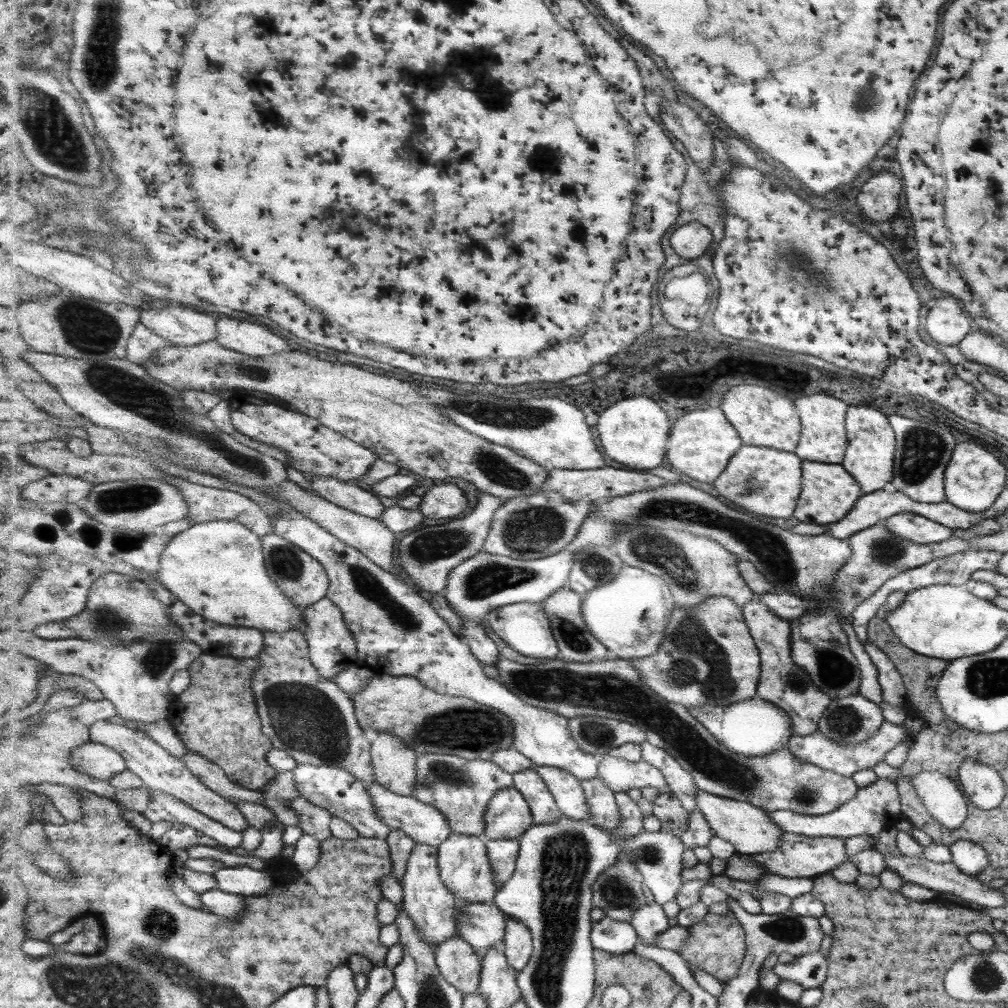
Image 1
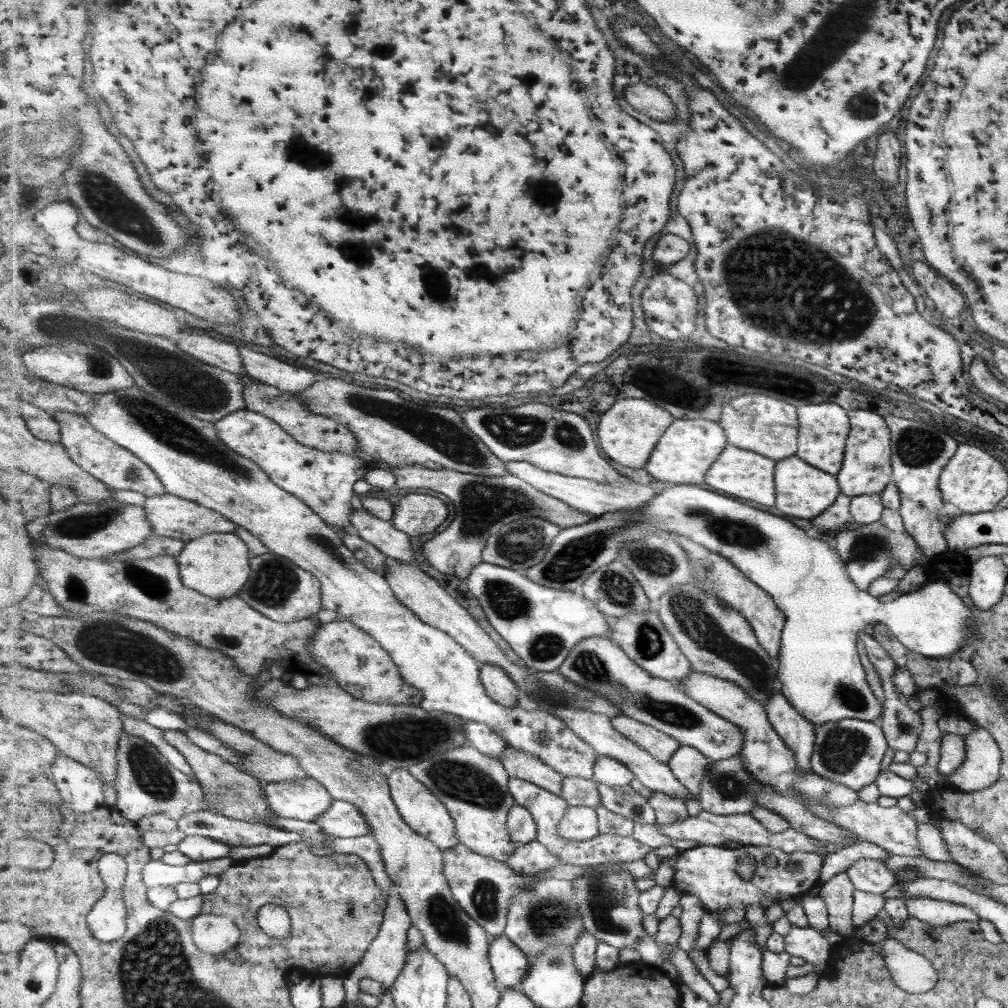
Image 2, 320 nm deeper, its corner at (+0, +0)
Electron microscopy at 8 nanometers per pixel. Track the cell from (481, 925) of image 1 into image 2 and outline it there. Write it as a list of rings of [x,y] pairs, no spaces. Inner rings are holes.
[[[505,934],[491,938],[490,963],[500,990],[510,986],[521,988],[521,982],[530,971],[528,956]]]

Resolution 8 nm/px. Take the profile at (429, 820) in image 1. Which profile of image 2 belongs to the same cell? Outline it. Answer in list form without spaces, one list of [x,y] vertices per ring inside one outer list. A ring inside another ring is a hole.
[[[335,800],[327,814],[314,821],[321,829],[335,838],[354,838],[371,834],[371,827],[359,808],[345,800]]]

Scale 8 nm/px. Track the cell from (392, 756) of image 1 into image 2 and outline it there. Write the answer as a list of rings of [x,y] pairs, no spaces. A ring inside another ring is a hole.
[[[390,768],[388,781],[390,784],[391,795],[395,805],[398,806],[403,816],[403,820],[427,839],[439,846],[439,849],[445,851],[455,848],[460,844],[457,834],[455,834],[455,822],[446,805],[439,797],[431,792],[418,778],[409,772],[408,768]]]

